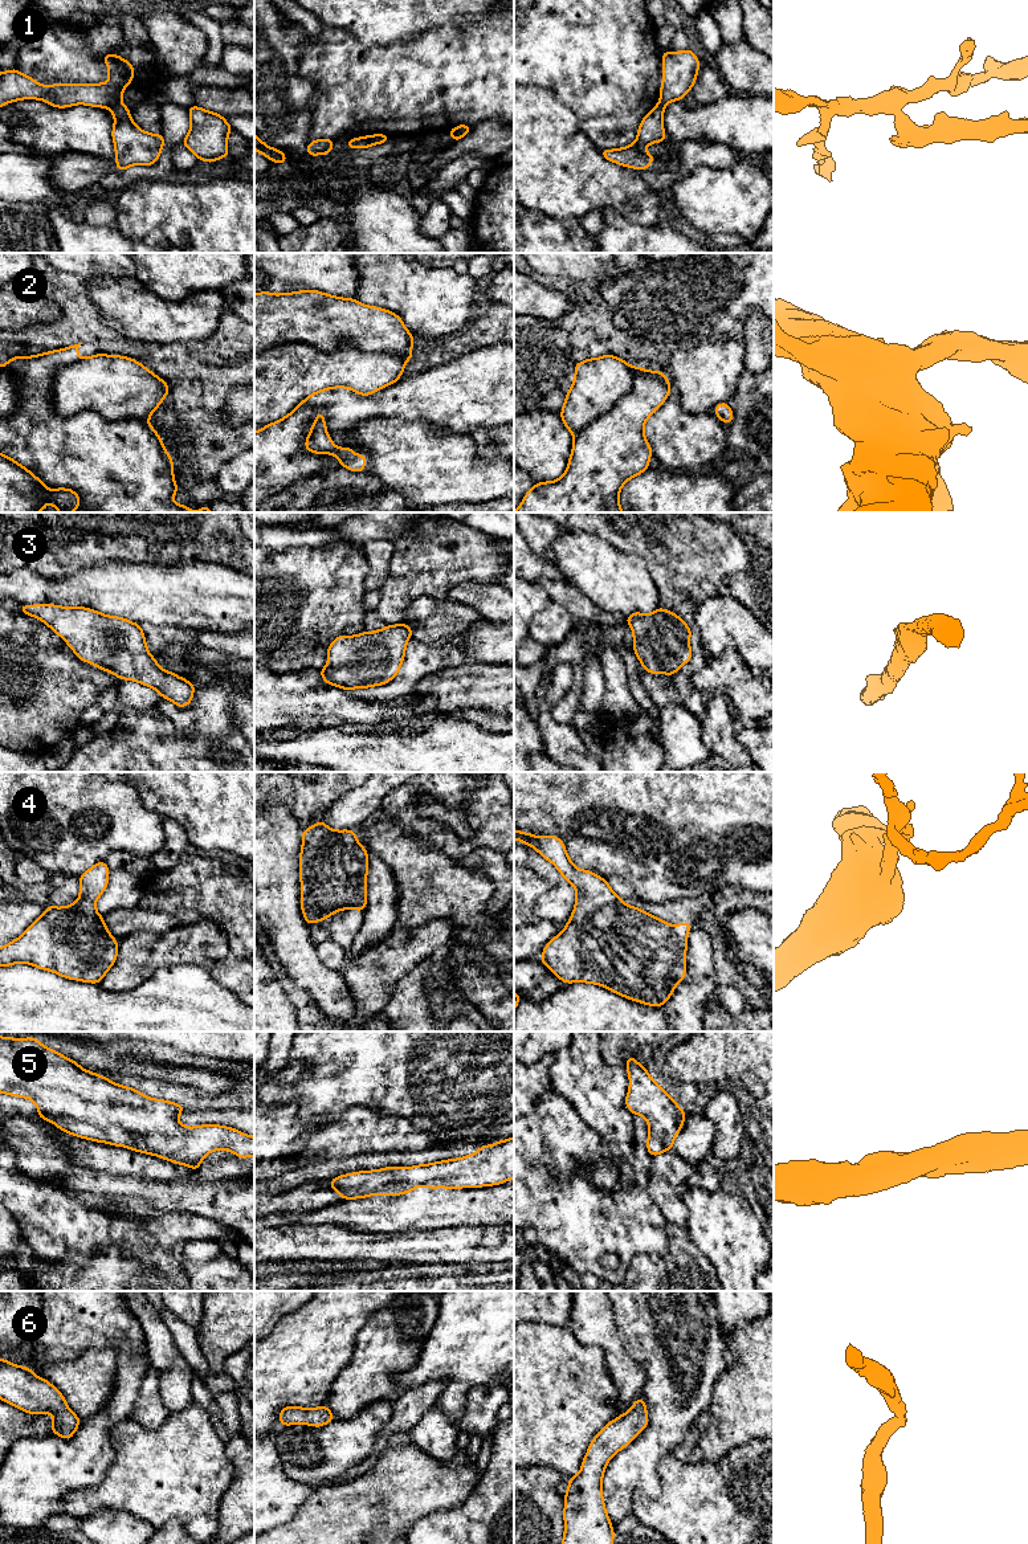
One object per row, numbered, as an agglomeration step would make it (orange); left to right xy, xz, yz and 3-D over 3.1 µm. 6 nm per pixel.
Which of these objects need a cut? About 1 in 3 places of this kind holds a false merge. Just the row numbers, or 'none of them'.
1, 2

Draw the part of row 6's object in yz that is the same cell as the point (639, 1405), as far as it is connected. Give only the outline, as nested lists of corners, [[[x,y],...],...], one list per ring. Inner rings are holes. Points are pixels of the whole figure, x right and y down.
[[[637,1398],[628,1412],[607,1423],[590,1443],[580,1471],[568,1479],[564,1495],[563,1518],[566,1527],[562,1544],[613,1544],[613,1527],[603,1500],[603,1474],[611,1458],[648,1426],[646,1413],[644,1398]]]

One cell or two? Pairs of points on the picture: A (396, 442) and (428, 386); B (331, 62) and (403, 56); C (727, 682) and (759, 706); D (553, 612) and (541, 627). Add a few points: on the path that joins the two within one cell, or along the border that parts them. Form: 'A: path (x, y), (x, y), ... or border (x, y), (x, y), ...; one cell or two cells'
A: border (378, 417), (424, 421), (439, 431); two cells
B: path (349, 62), (386, 62); one cell
C: path (735, 682), (751, 698); one cell
D: path (551, 616), (545, 623); one cell

